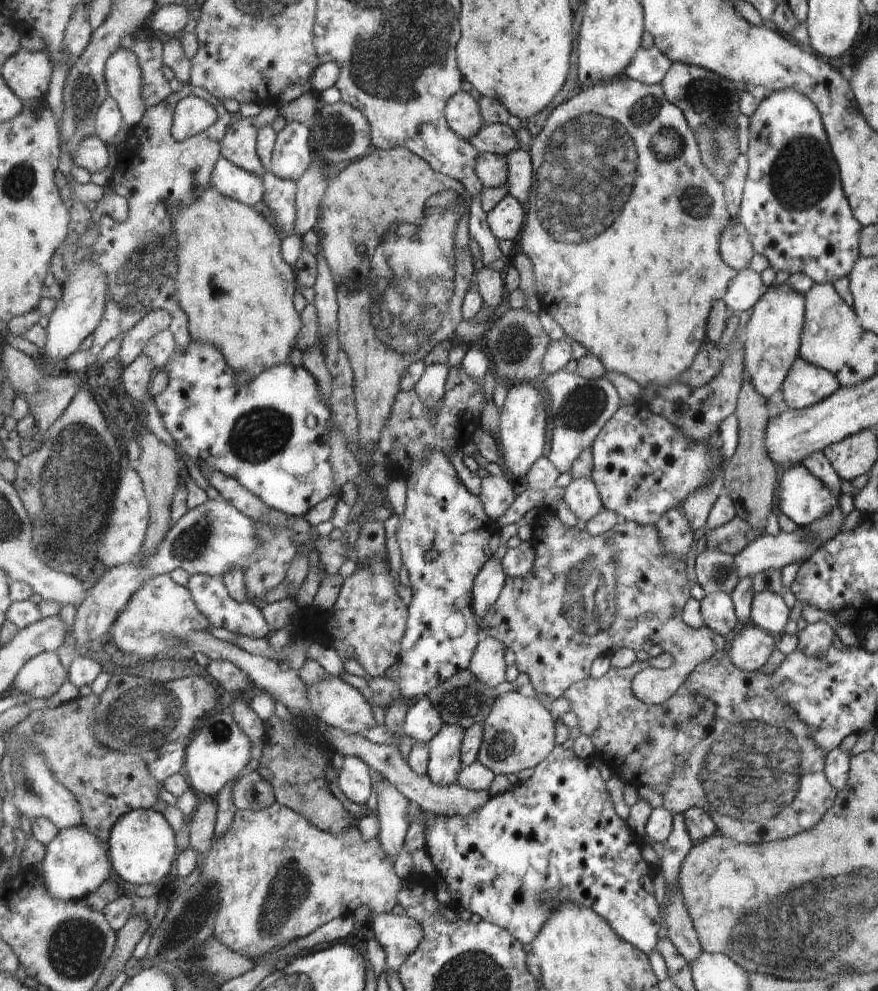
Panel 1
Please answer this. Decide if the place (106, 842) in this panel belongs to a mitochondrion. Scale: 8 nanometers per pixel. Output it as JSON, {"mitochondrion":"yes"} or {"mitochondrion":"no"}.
{"mitochondrion":"no"}

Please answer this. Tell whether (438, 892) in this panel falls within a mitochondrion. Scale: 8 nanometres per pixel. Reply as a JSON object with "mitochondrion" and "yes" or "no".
{"mitochondrion":"no"}

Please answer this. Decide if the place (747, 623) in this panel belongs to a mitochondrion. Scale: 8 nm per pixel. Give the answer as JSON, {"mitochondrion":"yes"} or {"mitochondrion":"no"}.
{"mitochondrion":"no"}

